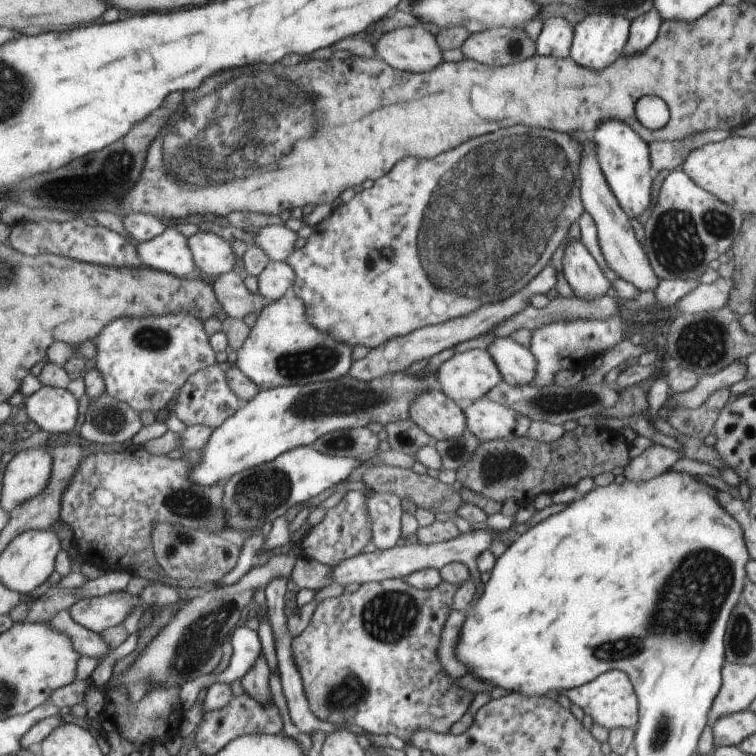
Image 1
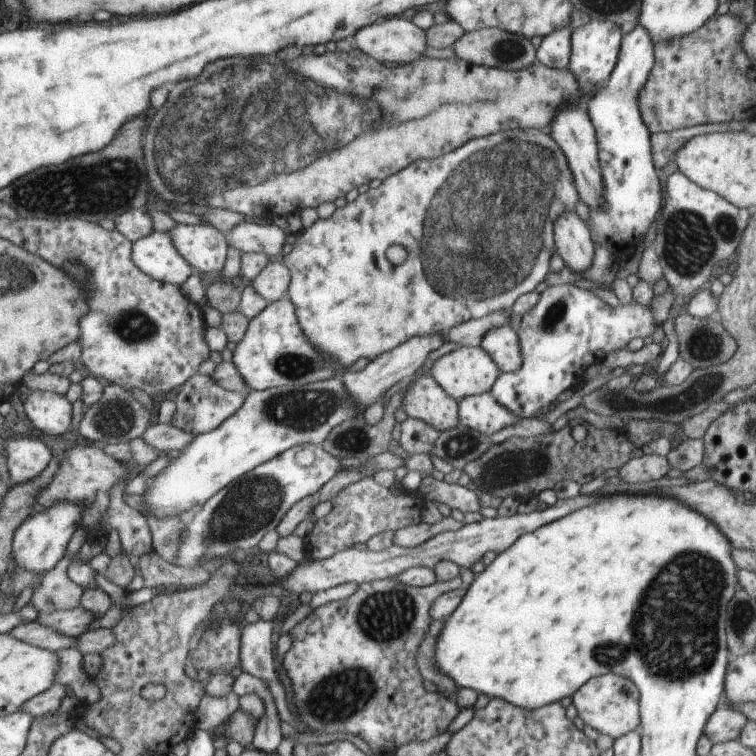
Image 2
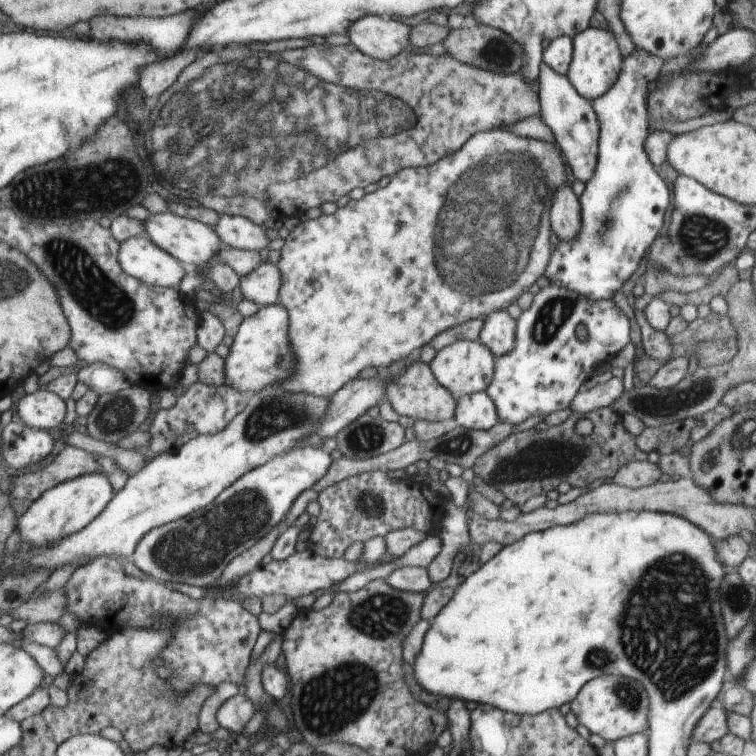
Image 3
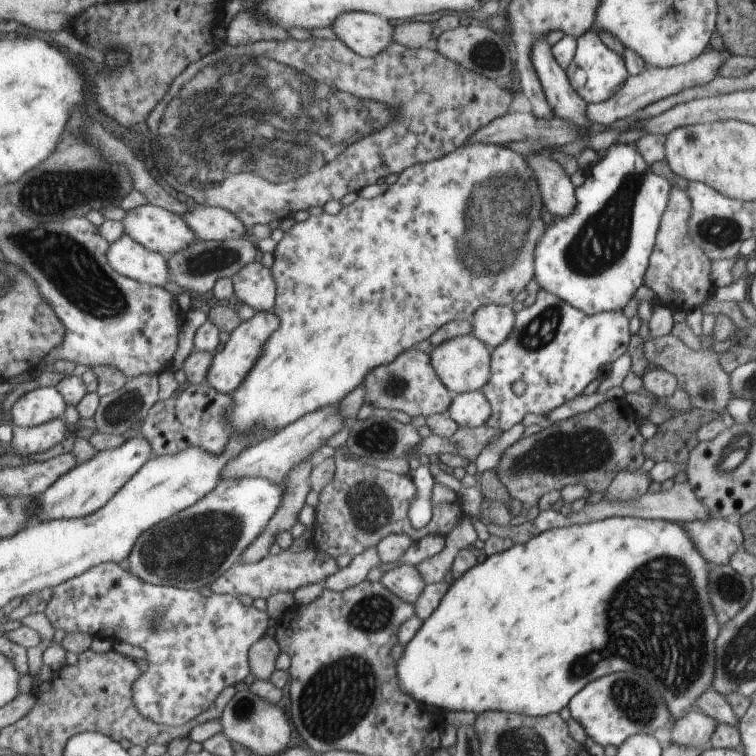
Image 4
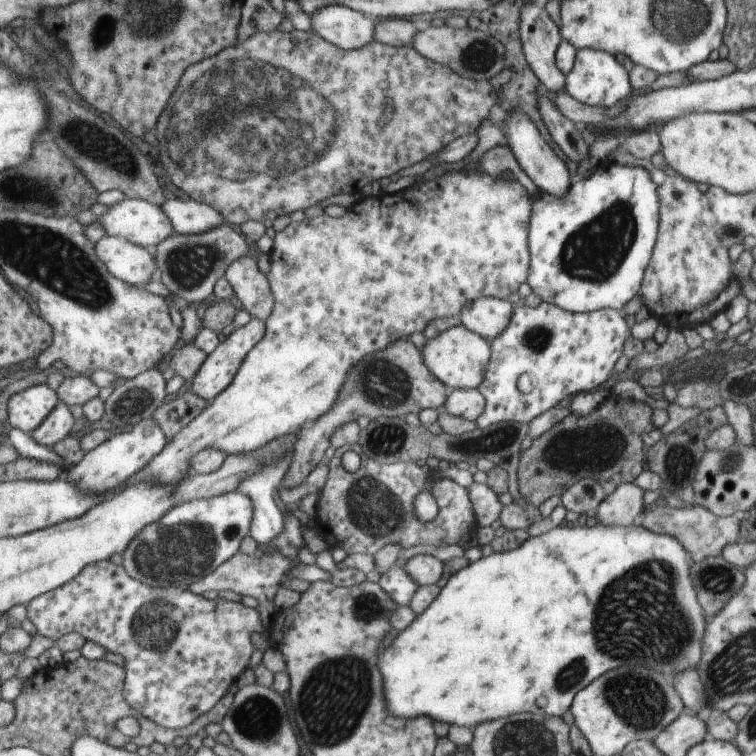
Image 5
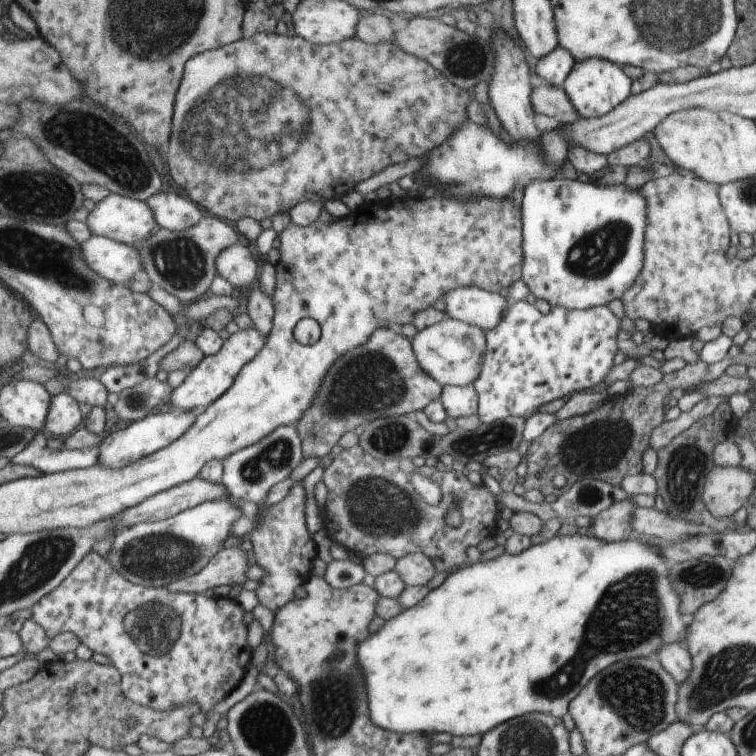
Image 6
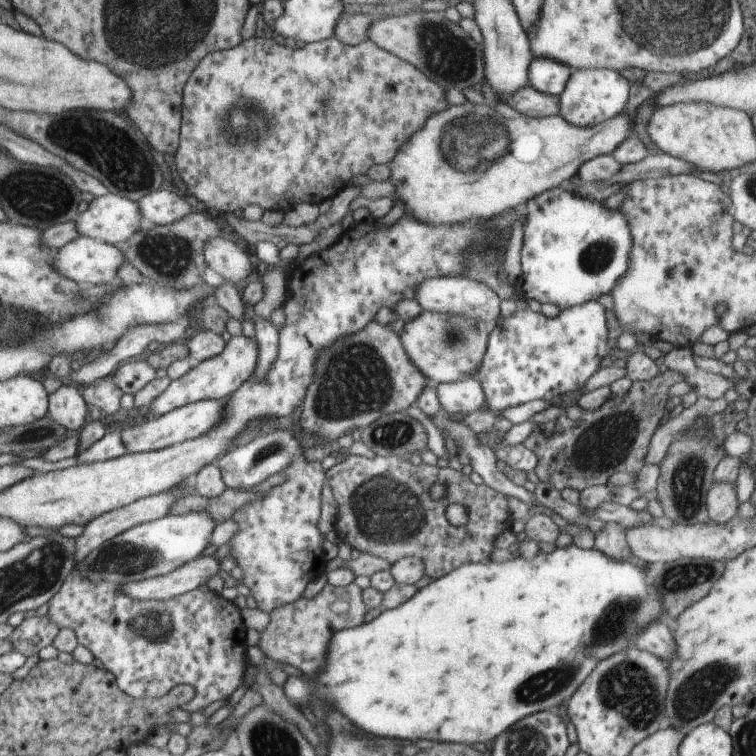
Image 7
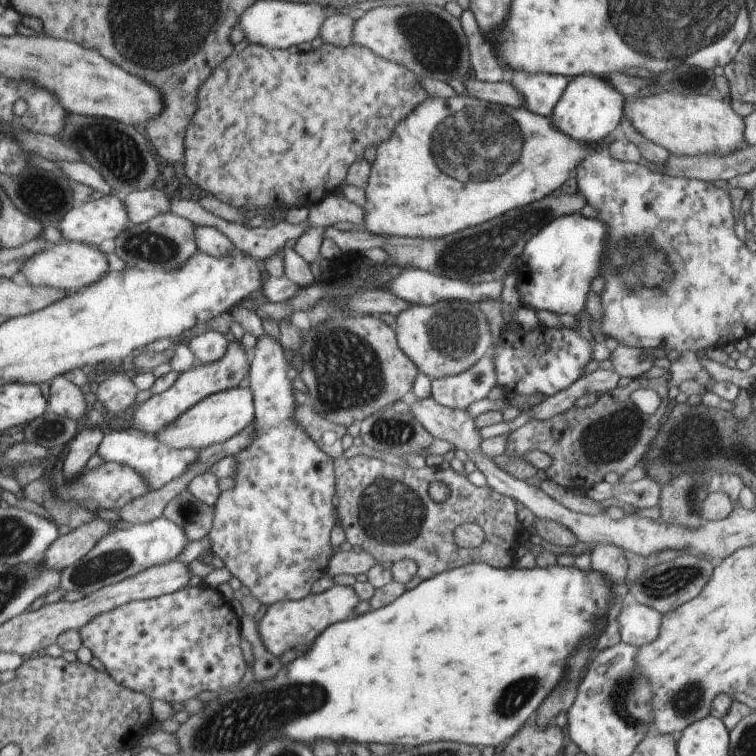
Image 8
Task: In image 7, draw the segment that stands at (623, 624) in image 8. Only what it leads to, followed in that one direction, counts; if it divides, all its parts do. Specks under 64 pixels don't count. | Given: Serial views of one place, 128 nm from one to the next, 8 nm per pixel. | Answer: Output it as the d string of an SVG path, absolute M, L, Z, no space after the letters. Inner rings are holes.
M659 619L647 625L636 637L634 647L669 663L676 657L676 644L665 623Z

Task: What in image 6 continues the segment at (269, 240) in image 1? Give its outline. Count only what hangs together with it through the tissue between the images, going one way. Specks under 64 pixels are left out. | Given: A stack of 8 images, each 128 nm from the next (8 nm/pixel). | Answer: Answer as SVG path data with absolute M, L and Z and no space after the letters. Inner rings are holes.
M157 192L146 201L157 226L170 231L191 228L202 219L197 205L179 193Z

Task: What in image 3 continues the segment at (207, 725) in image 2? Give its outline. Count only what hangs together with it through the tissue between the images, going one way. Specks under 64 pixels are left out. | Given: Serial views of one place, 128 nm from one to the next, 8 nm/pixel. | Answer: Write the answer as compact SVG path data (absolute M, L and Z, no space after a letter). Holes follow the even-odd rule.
M245 694L233 695L226 699L215 712L217 726L225 728L232 736L239 734L244 724L254 713L250 699Z

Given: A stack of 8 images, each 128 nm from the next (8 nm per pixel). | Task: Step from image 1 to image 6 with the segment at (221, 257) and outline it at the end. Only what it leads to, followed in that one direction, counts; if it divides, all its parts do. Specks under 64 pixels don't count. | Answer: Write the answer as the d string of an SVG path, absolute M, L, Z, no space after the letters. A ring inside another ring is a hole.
M117 193L110 195L89 213L87 222L95 235L103 235L128 245L144 243L157 226L147 201Z

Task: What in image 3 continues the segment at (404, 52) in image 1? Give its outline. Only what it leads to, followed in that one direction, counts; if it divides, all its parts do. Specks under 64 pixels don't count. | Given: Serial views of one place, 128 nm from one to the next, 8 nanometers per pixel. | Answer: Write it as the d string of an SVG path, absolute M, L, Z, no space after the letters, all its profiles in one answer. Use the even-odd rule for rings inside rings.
M366 15L351 24L346 36L364 55L378 61L389 61L410 49L410 33L410 27L403 22Z

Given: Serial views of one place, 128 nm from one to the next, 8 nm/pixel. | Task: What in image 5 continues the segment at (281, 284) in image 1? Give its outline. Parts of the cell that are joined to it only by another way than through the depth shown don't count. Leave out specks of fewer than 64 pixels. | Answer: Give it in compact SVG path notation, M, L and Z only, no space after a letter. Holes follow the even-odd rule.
M249 256L238 258L225 272L224 279L231 285L235 298L251 318L265 320L274 305L266 275Z

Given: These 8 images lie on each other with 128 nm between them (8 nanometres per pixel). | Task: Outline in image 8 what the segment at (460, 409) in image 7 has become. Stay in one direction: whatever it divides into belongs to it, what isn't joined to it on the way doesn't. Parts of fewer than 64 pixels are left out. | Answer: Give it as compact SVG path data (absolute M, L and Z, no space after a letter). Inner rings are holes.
M492 347L479 362L471 365L463 373L442 379L431 379L430 398L453 410L465 410L471 402L485 398L489 390L497 384L491 353Z

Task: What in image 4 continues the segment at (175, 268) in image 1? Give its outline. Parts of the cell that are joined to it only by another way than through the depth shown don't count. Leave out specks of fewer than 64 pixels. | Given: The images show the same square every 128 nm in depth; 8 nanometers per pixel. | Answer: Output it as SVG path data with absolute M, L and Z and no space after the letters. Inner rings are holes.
M124 234L111 244L110 263L124 277L156 287L163 287L171 280L171 270L163 256L131 238L130 234Z

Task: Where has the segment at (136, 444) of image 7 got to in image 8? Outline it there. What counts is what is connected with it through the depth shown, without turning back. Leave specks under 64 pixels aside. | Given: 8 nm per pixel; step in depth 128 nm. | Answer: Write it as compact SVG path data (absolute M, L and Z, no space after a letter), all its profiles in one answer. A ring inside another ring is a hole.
M230 386L227 390L210 394L197 404L190 406L185 413L174 418L174 421L162 426L160 432L155 431L155 439L162 445L176 449L207 448L211 444L223 442L230 436L245 428L254 418L253 392L242 387Z

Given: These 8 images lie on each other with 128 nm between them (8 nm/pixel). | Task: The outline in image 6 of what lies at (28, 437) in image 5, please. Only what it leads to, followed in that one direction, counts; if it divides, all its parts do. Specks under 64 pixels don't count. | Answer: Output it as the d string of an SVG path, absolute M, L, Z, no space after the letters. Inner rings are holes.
M38 432L38 435L10 462L16 465L34 466L45 475L99 464L100 446L89 450L67 448L51 450L47 446L47 439L48 435L45 432Z

